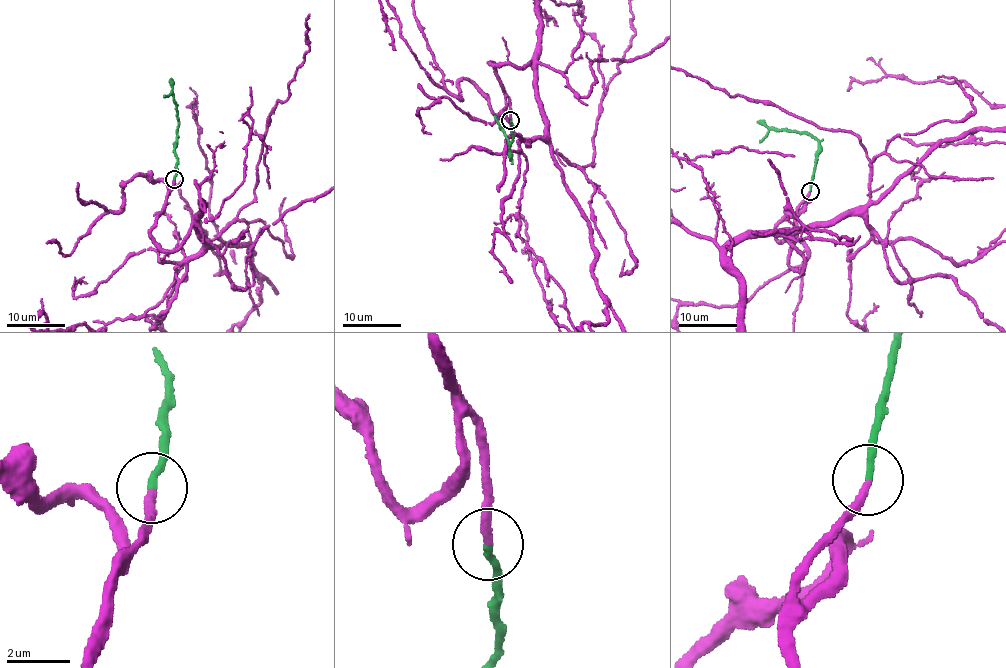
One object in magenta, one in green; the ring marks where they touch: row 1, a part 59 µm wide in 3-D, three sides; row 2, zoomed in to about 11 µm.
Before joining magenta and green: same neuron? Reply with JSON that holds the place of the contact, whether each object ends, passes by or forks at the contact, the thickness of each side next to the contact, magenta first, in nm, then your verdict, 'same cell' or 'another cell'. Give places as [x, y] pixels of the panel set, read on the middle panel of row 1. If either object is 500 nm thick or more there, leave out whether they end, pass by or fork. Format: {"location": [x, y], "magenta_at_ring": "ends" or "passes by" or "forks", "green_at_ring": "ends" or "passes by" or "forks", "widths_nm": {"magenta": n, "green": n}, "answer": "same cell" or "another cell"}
{"location": [510, 120], "magenta_at_ring": "ends", "green_at_ring": "ends", "widths_nm": {"magenta": 280, "green": 220}, "answer": "same cell"}

